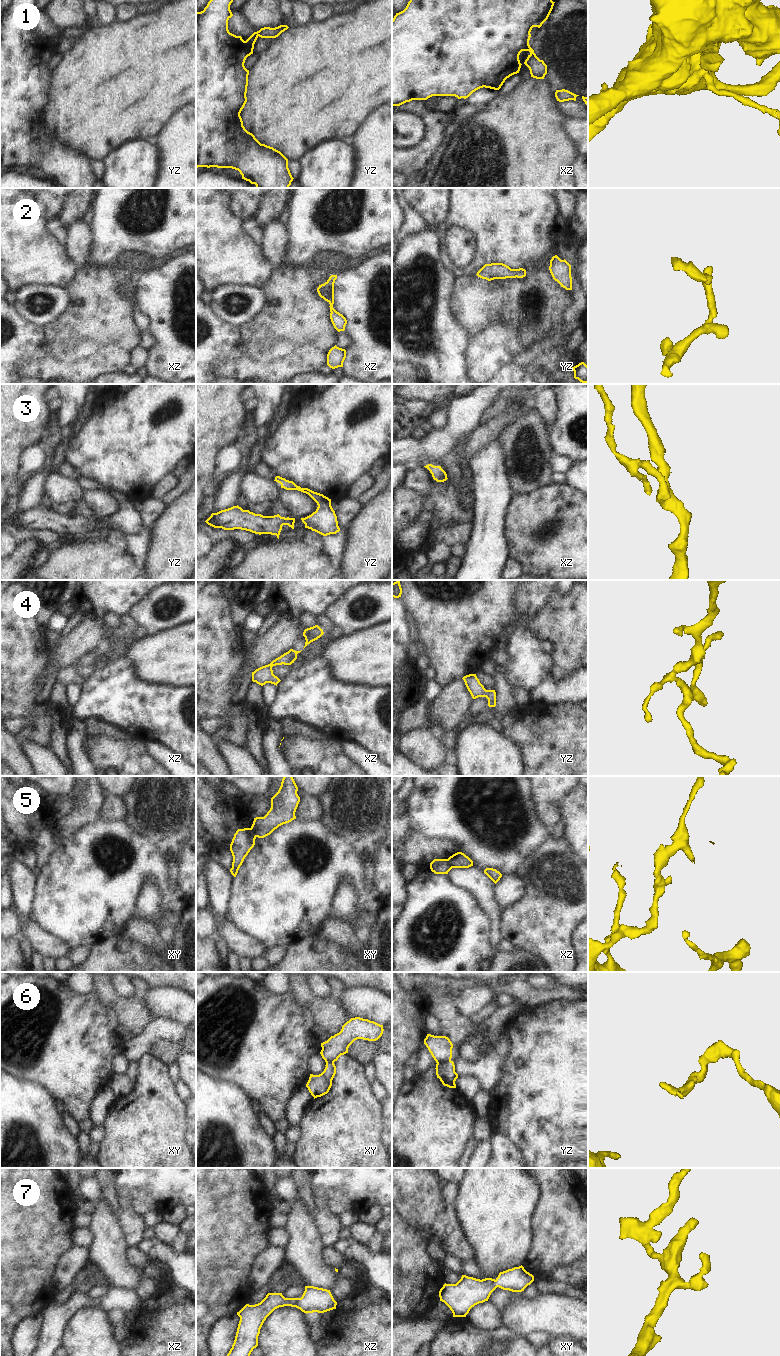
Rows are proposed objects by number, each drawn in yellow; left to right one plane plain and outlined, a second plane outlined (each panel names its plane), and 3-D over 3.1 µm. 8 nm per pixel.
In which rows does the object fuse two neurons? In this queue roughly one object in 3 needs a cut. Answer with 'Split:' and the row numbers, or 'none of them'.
Split: 1, 5, 6

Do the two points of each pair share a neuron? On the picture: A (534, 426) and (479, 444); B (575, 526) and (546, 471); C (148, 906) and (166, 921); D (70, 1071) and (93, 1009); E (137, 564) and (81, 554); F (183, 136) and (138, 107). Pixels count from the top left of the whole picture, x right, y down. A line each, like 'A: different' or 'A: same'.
A: different
B: different
C: same
D: same
E: same
F: different

